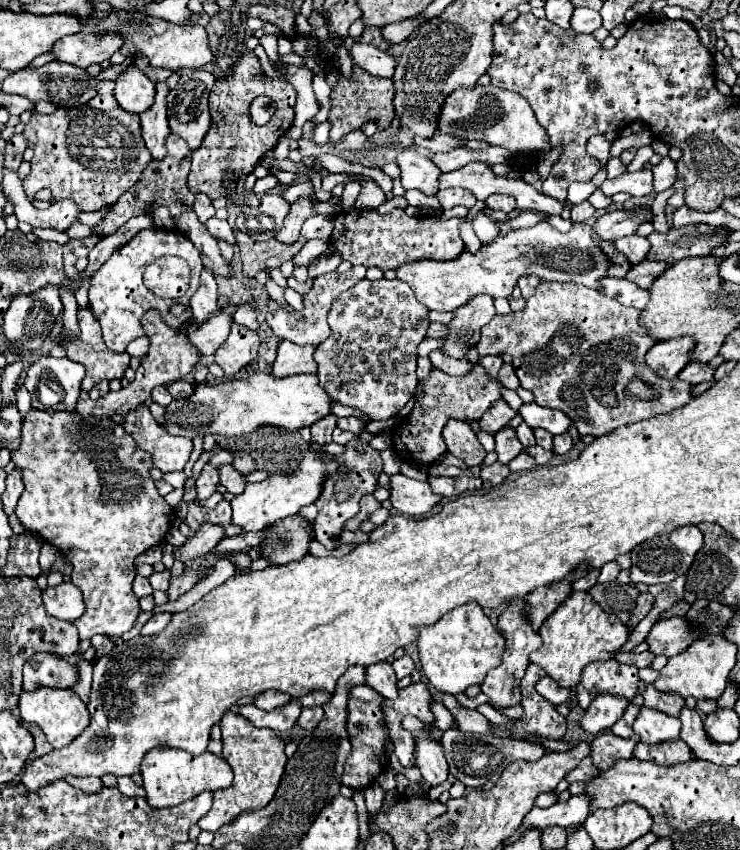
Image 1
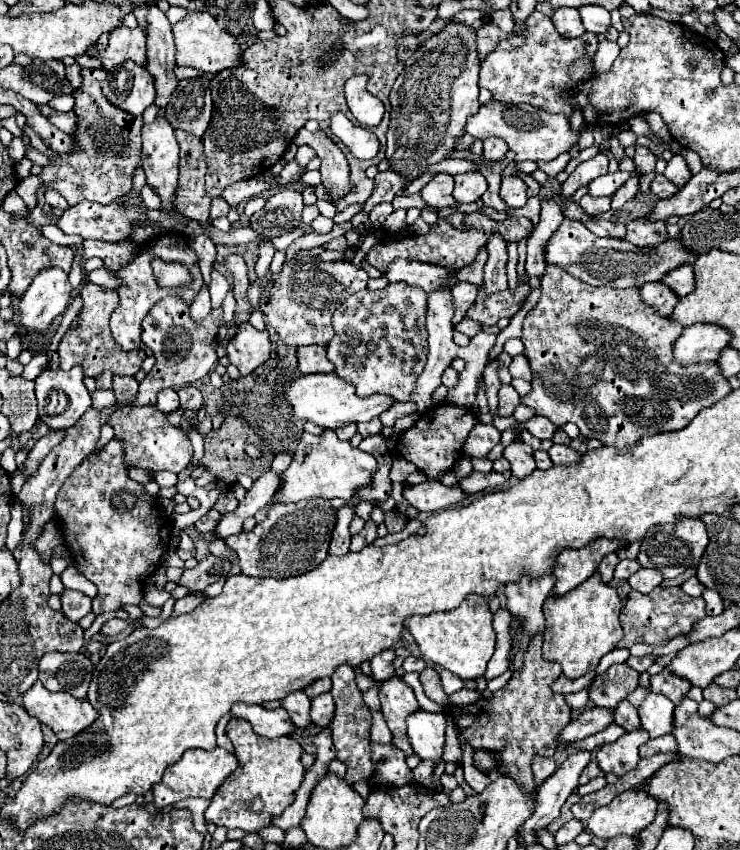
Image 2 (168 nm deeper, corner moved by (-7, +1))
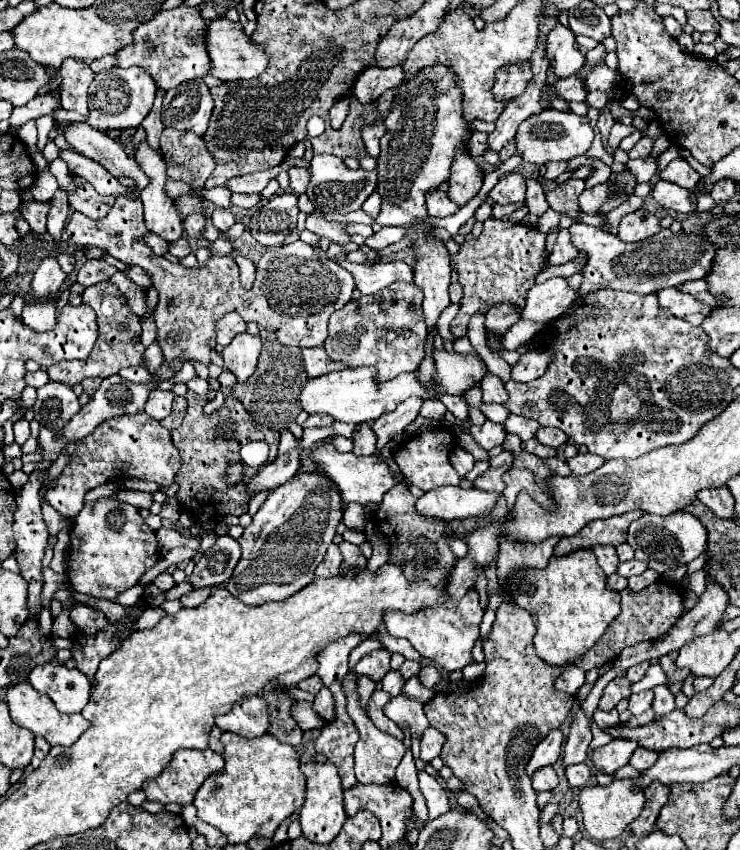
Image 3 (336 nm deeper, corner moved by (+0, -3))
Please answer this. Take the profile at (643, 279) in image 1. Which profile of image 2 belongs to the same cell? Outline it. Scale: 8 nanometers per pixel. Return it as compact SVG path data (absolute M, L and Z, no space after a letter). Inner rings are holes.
M688 263L678 265L678 267L670 269L660 279L660 283L664 283L666 287L670 287L678 297L684 297L684 295L688 295L692 291L692 285L694 285L694 281L692 281L692 267Z

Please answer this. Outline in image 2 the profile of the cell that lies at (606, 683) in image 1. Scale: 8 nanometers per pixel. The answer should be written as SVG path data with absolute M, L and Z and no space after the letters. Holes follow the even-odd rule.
M626 663L612 665L606 673L596 675L590 683L590 701L596 707L616 707L630 691L638 687L640 673L630 669Z

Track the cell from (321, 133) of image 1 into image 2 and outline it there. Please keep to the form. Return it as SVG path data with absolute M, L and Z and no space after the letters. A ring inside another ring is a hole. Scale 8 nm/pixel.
M300 129L298 137L294 137L294 143L310 145L316 151L316 155L322 161L322 165L320 165L322 185L330 191L332 199L338 199L350 191L350 185L348 185L350 167L346 163L346 155L322 129L318 129L316 133Z

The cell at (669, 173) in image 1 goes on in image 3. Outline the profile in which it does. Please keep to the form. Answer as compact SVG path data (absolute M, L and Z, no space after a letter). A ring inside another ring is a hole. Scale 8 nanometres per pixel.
M681 157L673 159L659 175L661 175L663 181L675 183L675 185L685 187L685 189L695 189L695 185L701 179L701 175L685 159L681 159Z

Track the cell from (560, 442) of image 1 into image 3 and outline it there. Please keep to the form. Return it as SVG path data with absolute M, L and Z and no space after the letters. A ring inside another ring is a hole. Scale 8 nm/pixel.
M539 427L537 433L535 433L535 437L537 437L543 445L551 445L551 447L555 447L555 449L561 447L561 445L565 445L565 443L569 441L569 437L567 437L565 433L561 433L559 429L553 429L553 427L551 427L551 429L549 429L549 427L547 427L547 429L545 429L545 427Z

